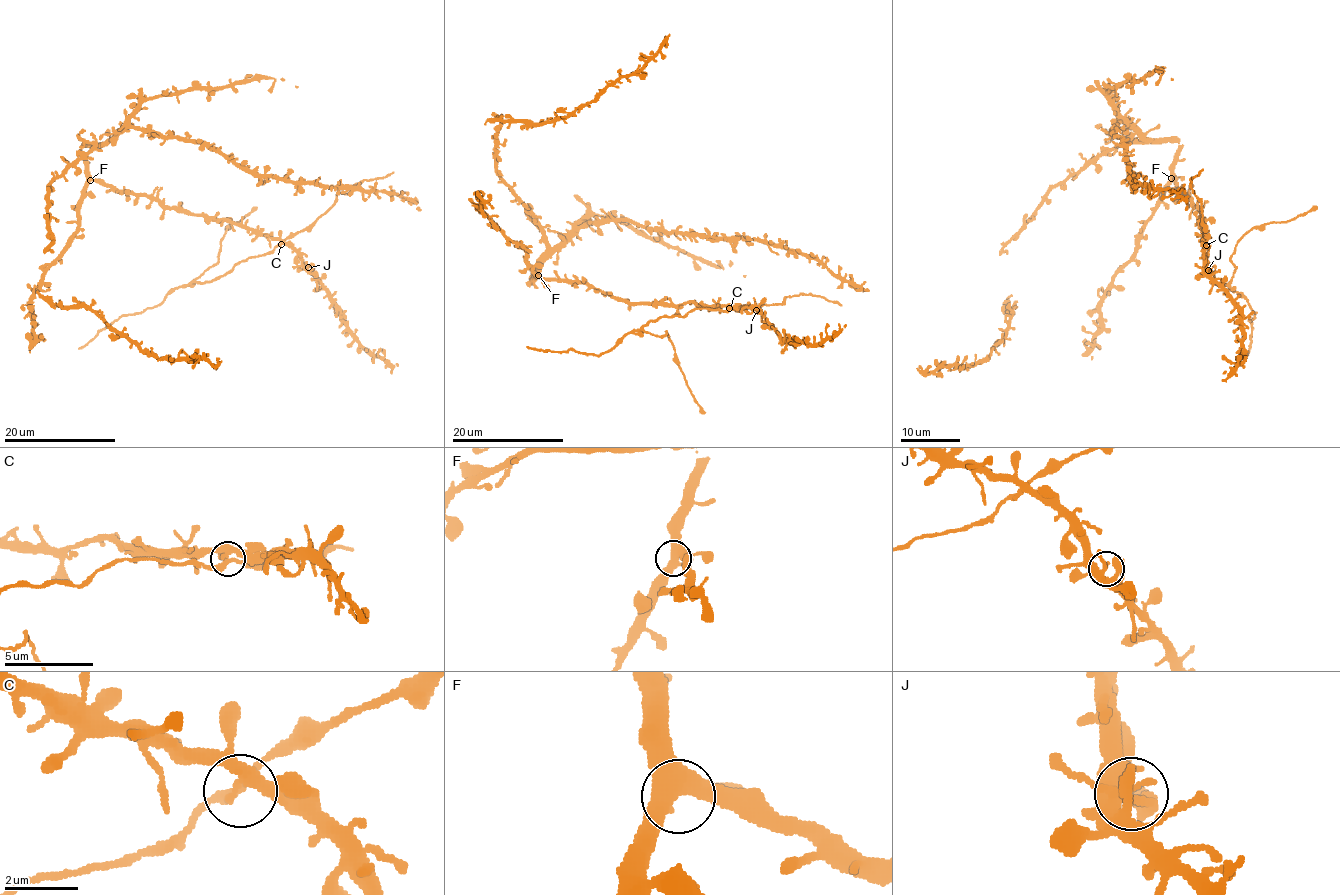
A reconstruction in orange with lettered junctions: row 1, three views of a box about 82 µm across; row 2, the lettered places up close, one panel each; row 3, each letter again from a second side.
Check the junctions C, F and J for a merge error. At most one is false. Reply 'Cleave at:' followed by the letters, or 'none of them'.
Cleave at: none of them

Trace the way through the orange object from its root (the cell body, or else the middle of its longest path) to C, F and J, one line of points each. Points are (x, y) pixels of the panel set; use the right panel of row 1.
C: (1175, 141), (1178, 143), (1174, 160), (1175, 185), (1200, 211), (1200, 227), (1206, 245)
F: (1175, 141), (1178, 150), (1171, 178)
J: (1175, 141), (1178, 143), (1174, 160), (1175, 185), (1200, 211), (1203, 267), (1208, 270)

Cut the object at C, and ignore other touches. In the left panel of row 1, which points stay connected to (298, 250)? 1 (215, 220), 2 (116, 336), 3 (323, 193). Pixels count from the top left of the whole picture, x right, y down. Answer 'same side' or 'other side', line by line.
1: same side
2: same side
3: same side

